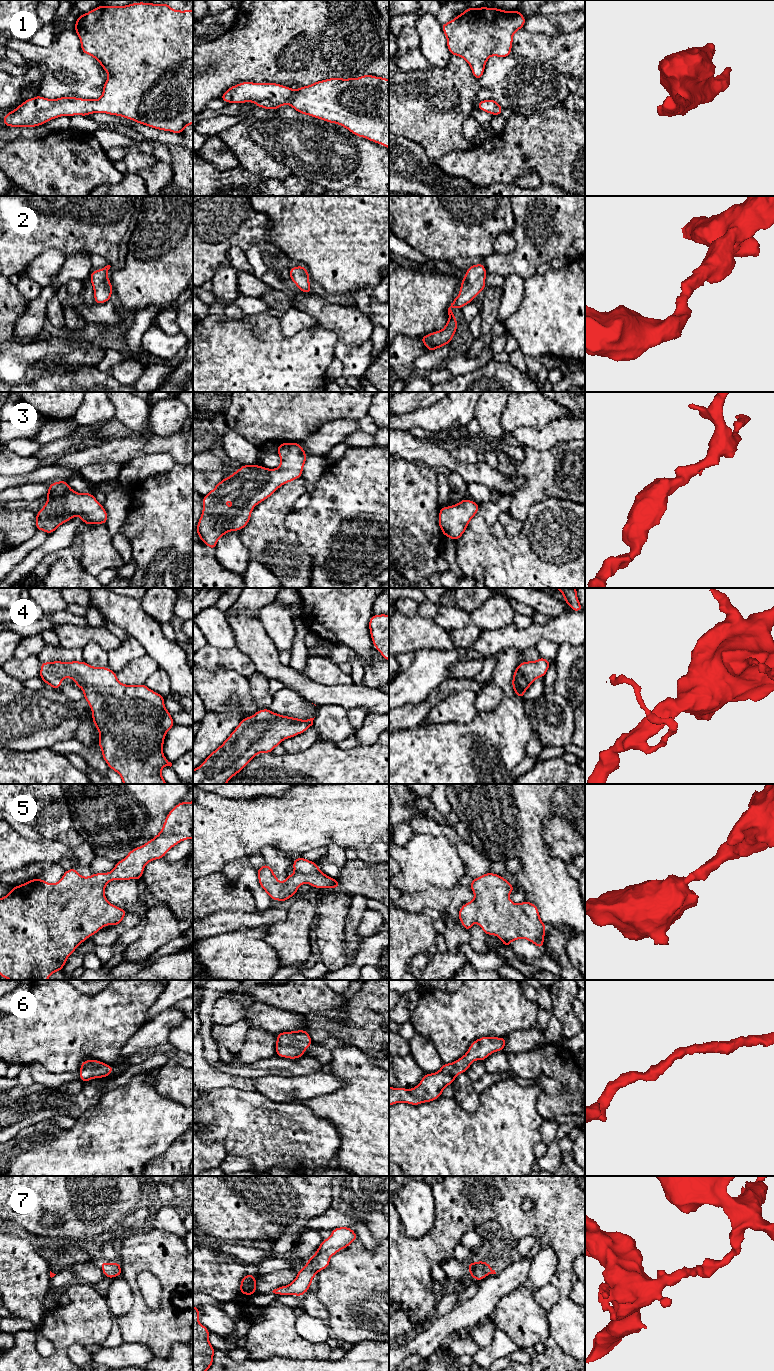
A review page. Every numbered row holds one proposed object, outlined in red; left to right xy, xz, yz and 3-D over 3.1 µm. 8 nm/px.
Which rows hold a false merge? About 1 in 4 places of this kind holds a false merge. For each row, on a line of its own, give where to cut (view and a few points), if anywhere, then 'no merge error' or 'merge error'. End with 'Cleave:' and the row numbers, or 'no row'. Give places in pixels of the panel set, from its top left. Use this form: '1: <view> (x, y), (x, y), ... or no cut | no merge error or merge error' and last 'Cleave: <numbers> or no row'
1: no cut | no merge error
2: no cut | no merge error
3: no cut | no merge error
4: no cut | no merge error
5: no cut | no merge error
6: no cut | no merge error
7: no cut | no merge error
Cleave: no row

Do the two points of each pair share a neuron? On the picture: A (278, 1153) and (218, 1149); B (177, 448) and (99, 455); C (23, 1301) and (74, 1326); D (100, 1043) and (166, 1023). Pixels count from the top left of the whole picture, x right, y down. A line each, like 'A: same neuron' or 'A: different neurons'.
A: different neurons
B: same neuron
C: different neurons
D: different neurons

